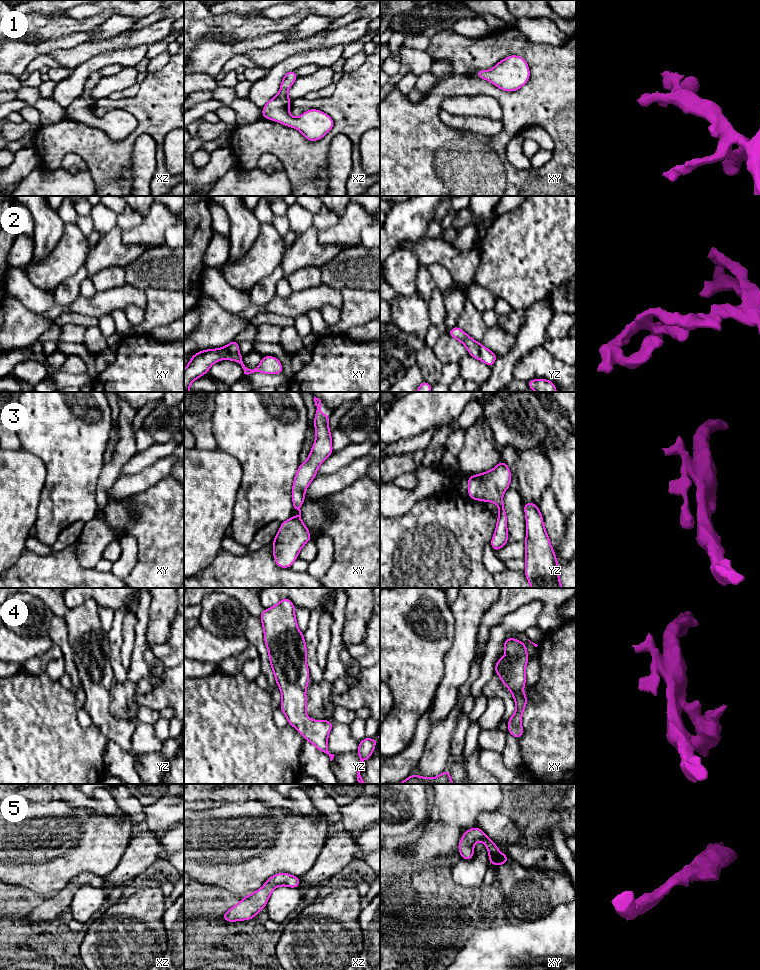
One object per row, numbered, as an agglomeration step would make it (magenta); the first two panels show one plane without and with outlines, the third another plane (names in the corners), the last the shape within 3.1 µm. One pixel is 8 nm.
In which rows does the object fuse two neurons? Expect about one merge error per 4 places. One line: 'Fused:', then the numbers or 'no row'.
Fused: no row

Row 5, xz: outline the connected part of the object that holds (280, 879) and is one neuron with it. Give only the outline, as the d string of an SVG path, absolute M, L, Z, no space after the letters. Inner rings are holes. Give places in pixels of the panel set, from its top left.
M281 872L268 878L257 891L244 898L225 912L222 918L227 922L251 920L266 906L271 892L278 886L299 888L300 877Z

